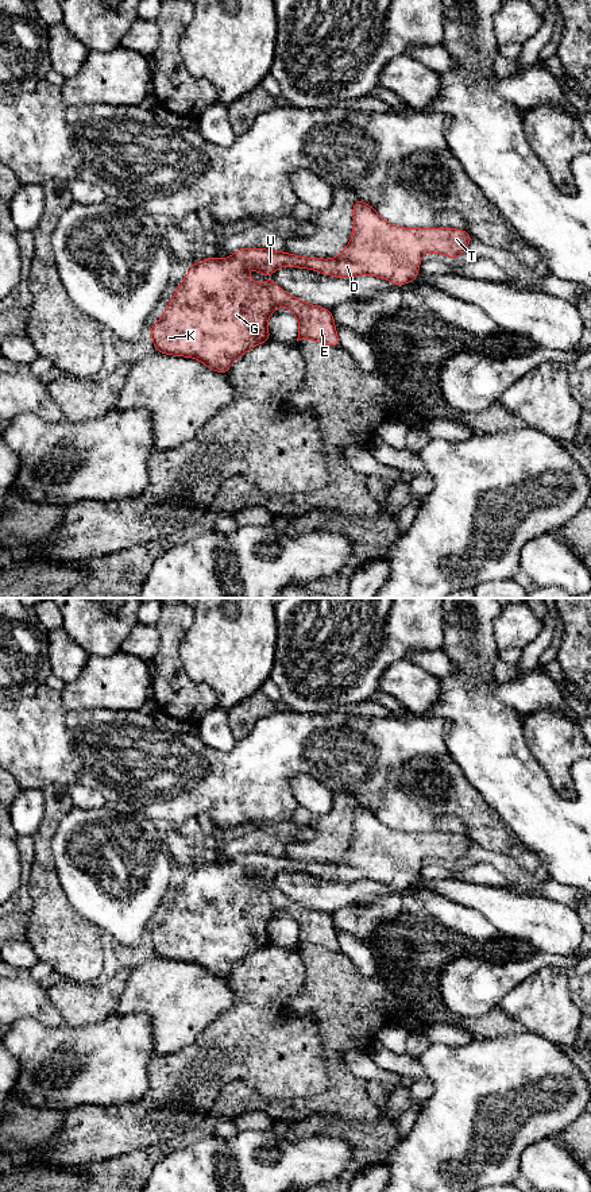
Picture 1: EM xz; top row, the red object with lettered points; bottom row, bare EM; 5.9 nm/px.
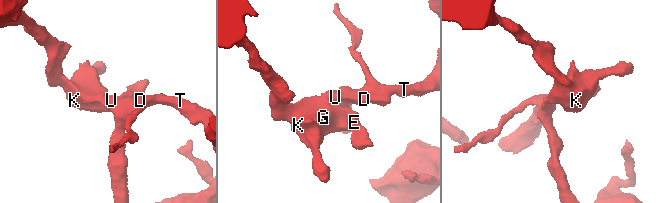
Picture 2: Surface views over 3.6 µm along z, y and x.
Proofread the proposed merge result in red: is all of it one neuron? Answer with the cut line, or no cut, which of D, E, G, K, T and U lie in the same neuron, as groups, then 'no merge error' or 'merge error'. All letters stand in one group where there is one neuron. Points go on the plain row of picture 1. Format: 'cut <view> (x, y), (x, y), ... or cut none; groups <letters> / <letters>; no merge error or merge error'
cut none; groups D E G K T U; no merge error

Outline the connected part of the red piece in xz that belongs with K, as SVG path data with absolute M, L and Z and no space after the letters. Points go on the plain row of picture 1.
M355 805L354 813L354 837L349 848L343 857L333 864L304 863L287 857L271 856L264 853L244 853L232 857L231 863L208 863L193 868L184 887L178 891L174 902L170 904L163 921L151 931L150 938L157 953L157 957L174 961L188 961L201 965L210 975L227 979L231 969L248 954L255 950L269 946L270 938L267 931L269 922L275 914L282 910L298 923L298 945L312 944L324 950L340 952L332 914L324 914L316 910L306 909L302 904L283 896L273 883L260 890L252 886L247 873L254 872L259 879L273 879L283 871L310 873L325 880L339 883L354 883L362 879L385 883L394 890L405 890L416 884L420 876L420 867L426 857L440 857L445 861L456 864L463 860L468 848L474 844L468 837L455 833L401 833L385 826L371 810Z

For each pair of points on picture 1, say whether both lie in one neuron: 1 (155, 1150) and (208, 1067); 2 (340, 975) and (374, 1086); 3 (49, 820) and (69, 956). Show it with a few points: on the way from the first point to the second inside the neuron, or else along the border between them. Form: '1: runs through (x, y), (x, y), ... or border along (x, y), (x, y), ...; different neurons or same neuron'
1: border along (189, 1127), (131, 1152); different neurons
2: border along (366, 1081), (366, 1094), (378, 1106), (379, 1111); different neurons
3: runs through (43, 853), (43, 883), (50, 902), (53, 922); same neuron

